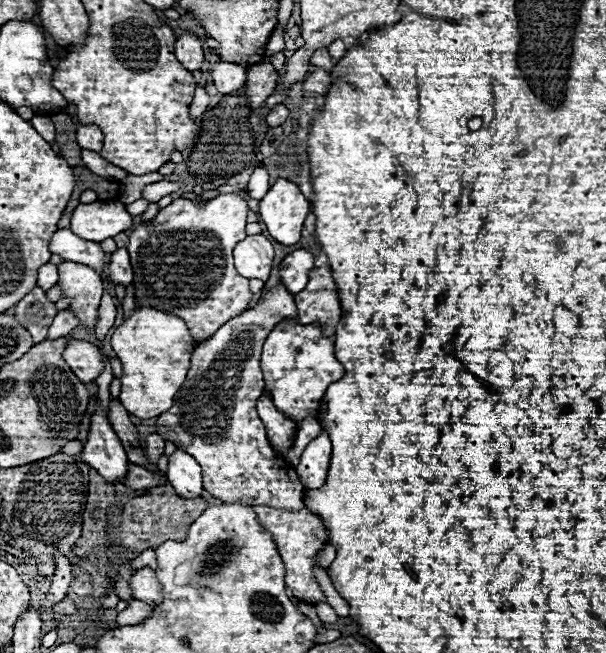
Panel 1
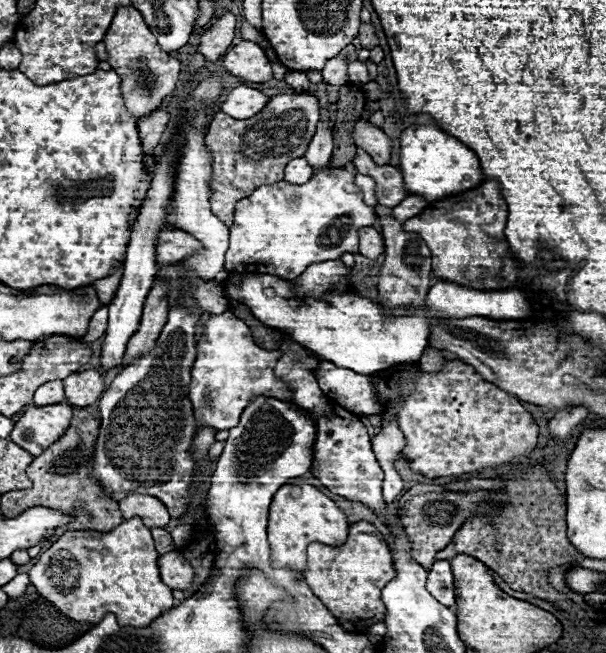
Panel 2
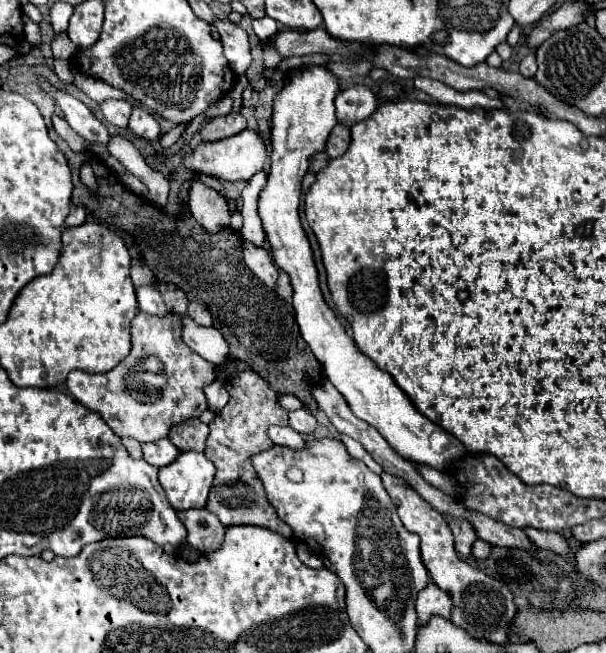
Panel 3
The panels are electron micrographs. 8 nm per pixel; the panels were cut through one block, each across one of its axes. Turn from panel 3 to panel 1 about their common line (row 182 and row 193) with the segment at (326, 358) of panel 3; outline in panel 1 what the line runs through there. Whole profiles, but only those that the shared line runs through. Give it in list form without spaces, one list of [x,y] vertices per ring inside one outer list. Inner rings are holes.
[[[278,178],[260,200],[262,222],[266,224],[270,236],[284,246],[292,246],[300,240],[308,210],[310,204],[302,196],[300,188],[284,178]]]

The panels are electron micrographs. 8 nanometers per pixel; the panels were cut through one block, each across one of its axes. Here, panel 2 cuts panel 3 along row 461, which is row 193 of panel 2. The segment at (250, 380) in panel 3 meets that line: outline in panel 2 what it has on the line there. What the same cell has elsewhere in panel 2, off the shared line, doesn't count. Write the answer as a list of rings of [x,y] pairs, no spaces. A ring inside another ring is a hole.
[[[278,94],[270,96],[266,106],[254,114],[248,120],[234,120],[222,112],[214,114],[210,122],[210,132],[206,134],[206,148],[212,154],[212,178],[210,178],[210,206],[212,212],[224,220],[224,224],[230,228],[234,224],[234,206],[238,200],[250,196],[254,188],[262,184],[276,184],[284,180],[284,166],[292,158],[302,158],[306,154],[306,148],[316,132],[316,126],[320,122],[318,112],[318,100],[312,94]]]

